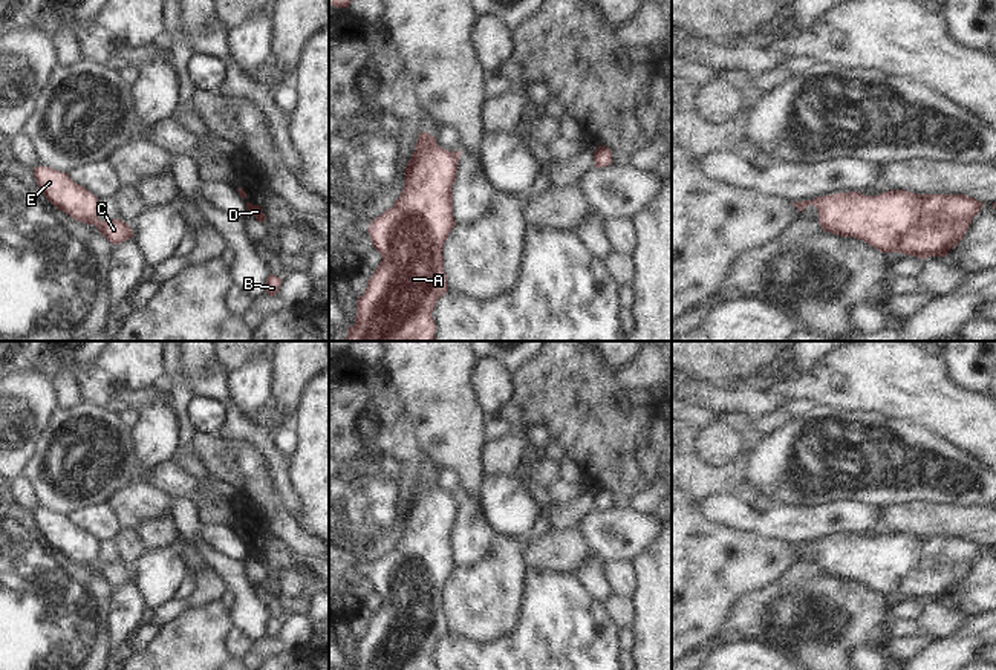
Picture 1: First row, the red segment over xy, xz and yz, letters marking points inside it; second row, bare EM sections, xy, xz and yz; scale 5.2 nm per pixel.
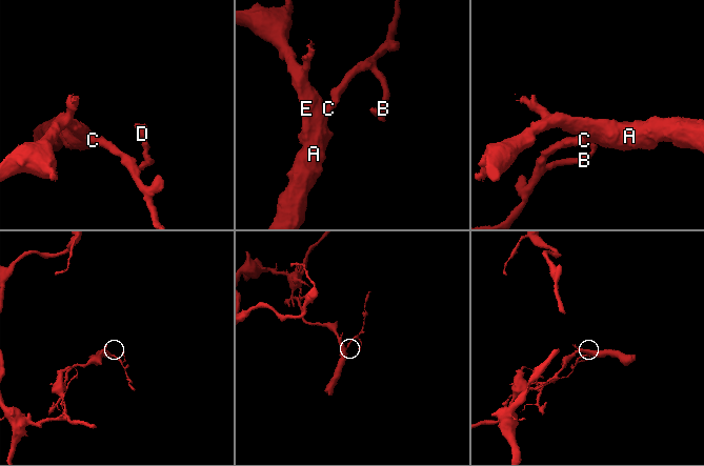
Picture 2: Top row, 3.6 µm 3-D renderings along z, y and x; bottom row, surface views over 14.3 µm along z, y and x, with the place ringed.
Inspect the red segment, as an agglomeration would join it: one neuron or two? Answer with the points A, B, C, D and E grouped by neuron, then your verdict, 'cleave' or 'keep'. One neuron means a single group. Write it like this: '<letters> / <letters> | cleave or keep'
A B C D E | keep

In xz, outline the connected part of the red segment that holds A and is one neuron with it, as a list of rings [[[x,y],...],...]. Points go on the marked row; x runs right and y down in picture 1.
[[[421,132],[415,151],[404,170],[404,188],[395,203],[369,223],[367,233],[382,260],[356,300],[355,324],[349,326],[344,341],[433,341],[436,324],[433,309],[448,291],[444,272],[444,243],[456,226],[453,219],[453,184],[462,150],[448,151],[438,145],[433,135]]]

